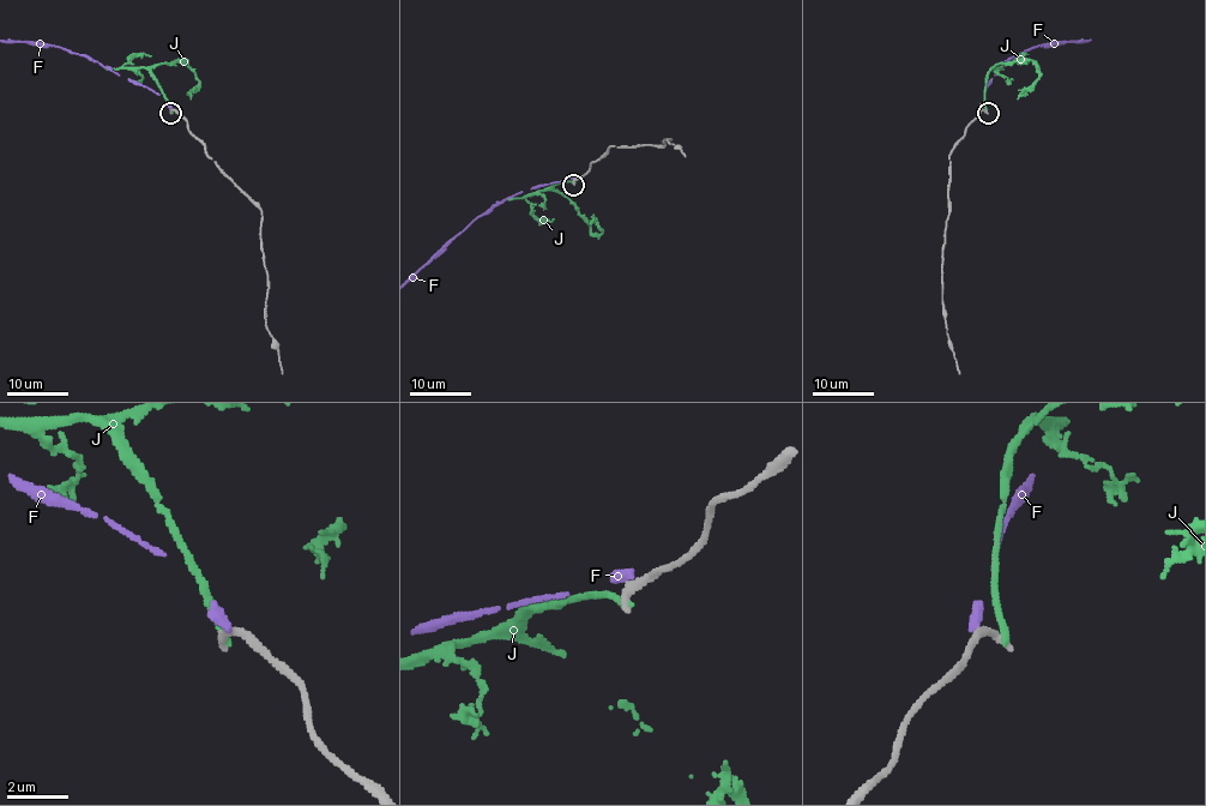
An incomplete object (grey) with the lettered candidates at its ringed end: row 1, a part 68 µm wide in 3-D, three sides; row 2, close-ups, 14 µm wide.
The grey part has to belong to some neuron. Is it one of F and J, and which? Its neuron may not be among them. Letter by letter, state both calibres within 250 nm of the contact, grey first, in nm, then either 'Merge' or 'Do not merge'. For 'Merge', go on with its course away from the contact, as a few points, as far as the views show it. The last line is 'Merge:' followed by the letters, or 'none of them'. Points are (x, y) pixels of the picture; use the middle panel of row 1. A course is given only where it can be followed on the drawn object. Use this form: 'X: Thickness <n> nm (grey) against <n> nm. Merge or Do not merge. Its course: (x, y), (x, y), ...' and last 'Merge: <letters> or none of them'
F: Thickness 360 nm (grey) against 340 nm. Do not merge
J: Thickness 320 nm (grey) against 240 nm. Do not merge
Merge: none of them

